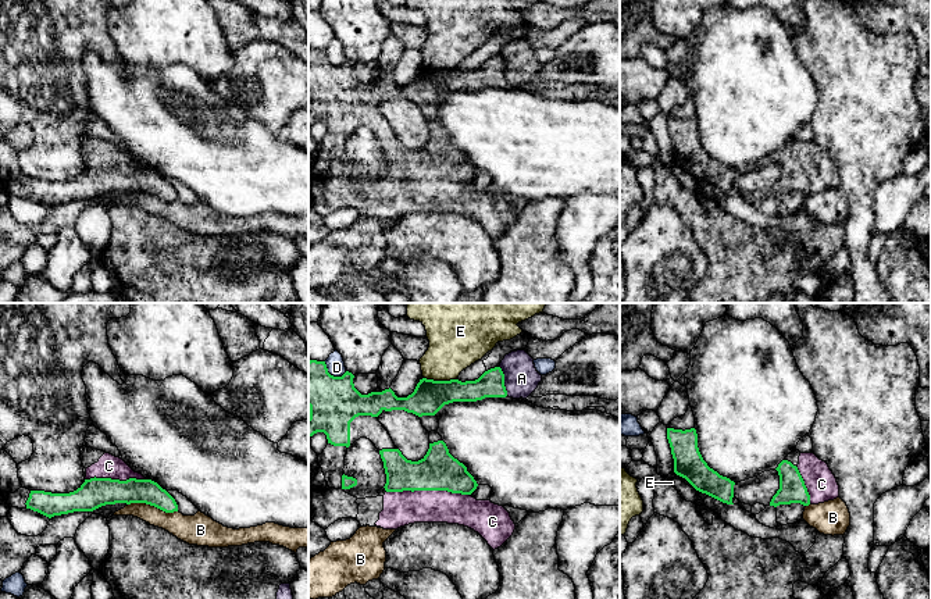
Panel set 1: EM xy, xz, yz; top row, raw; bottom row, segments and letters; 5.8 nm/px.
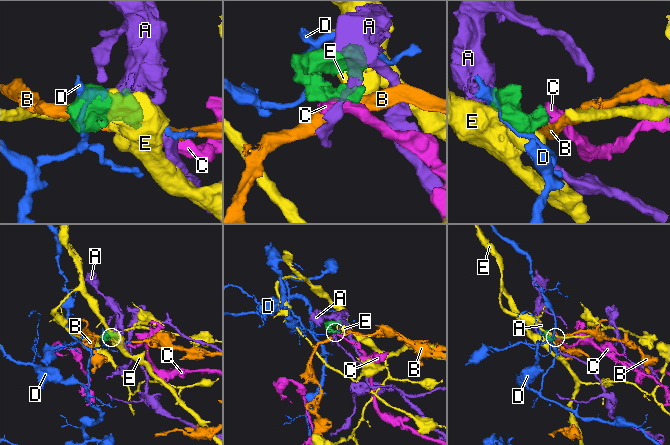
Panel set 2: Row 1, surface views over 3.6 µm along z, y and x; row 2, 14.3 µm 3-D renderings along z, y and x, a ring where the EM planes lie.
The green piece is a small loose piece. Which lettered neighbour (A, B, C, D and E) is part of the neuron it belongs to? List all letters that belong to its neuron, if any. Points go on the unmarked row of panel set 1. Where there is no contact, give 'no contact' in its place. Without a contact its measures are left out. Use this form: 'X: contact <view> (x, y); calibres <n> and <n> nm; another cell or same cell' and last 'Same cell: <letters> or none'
A: contact xz (503, 70); calibres 160 and 200 nm; another cell
B: contact xy (153, 193); calibres 140 and 160 nm; another cell
C: contact xz (428, 178); calibres 220 and 200 nm; same cell
D: contact xz (332, 64); calibres 300 and 110 nm; another cell
E: contact xz (441, 70); calibres 190 and 320 nm; another cell
Same cell: C

